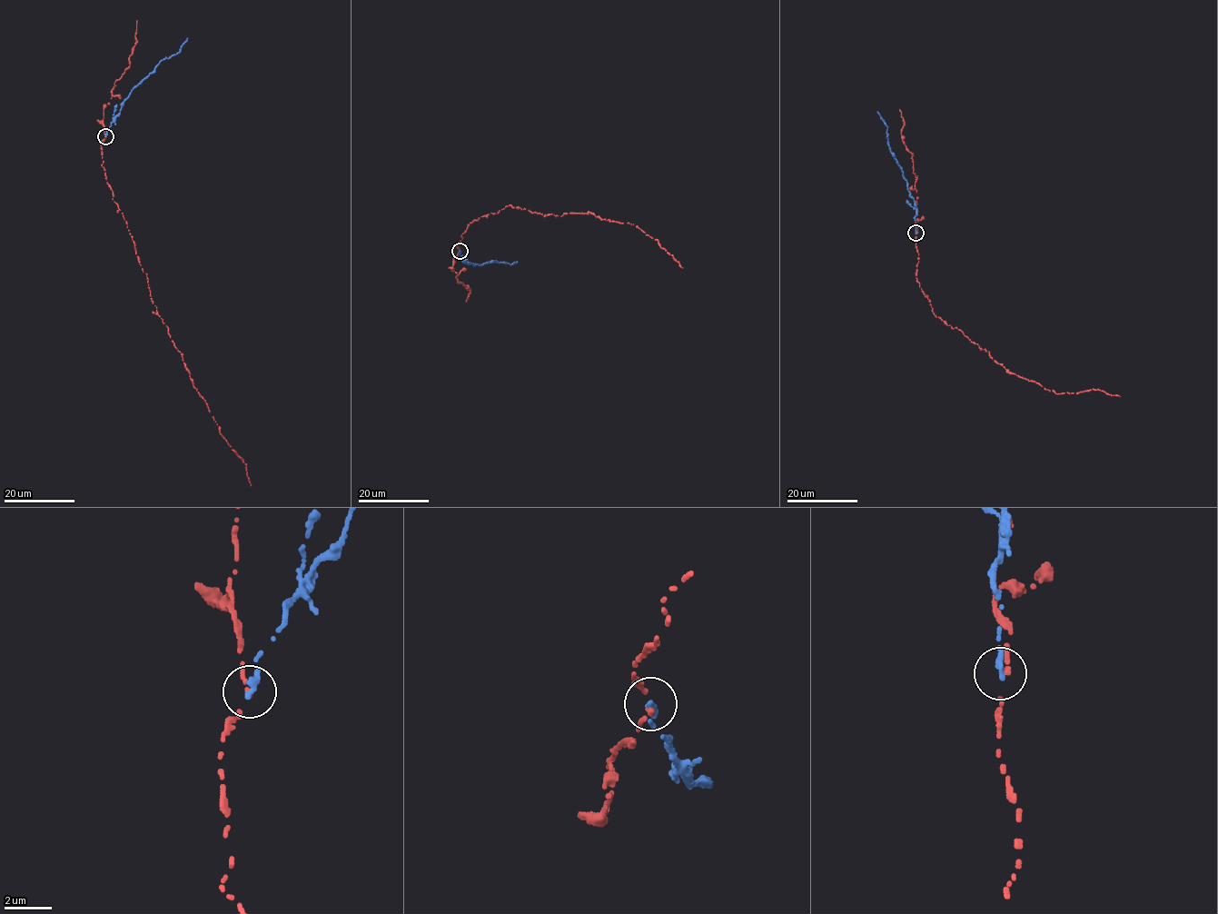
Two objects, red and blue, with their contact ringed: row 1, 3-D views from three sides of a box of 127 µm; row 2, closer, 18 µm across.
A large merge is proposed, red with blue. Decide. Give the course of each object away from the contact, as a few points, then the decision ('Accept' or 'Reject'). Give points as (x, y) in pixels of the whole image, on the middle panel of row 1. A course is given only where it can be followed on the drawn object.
Course of red: (460, 251), (457, 244), (470, 223), (510, 204), (560, 216), (588, 212), (602, 220), (633, 224), (682, 268). Course of blue: (460, 251), (466, 263), (473, 265), (495, 261), (511, 264), (517, 262). Reject

